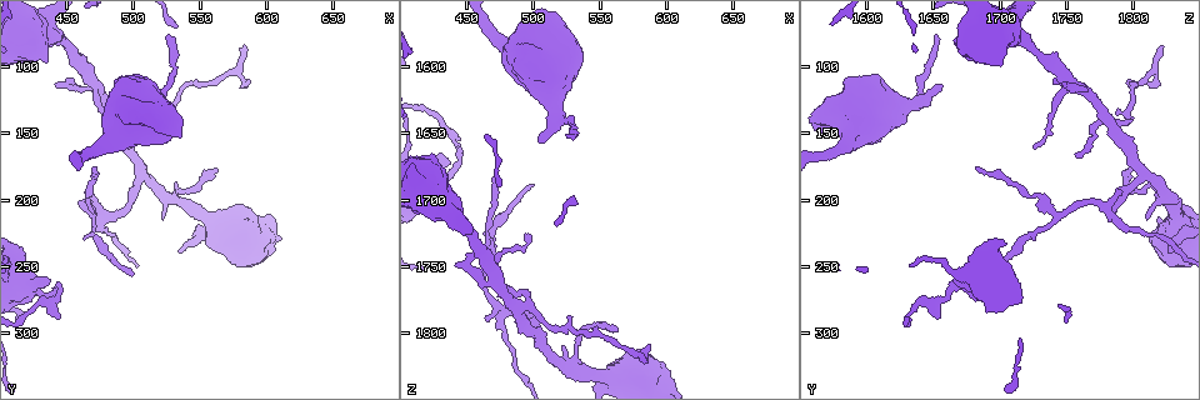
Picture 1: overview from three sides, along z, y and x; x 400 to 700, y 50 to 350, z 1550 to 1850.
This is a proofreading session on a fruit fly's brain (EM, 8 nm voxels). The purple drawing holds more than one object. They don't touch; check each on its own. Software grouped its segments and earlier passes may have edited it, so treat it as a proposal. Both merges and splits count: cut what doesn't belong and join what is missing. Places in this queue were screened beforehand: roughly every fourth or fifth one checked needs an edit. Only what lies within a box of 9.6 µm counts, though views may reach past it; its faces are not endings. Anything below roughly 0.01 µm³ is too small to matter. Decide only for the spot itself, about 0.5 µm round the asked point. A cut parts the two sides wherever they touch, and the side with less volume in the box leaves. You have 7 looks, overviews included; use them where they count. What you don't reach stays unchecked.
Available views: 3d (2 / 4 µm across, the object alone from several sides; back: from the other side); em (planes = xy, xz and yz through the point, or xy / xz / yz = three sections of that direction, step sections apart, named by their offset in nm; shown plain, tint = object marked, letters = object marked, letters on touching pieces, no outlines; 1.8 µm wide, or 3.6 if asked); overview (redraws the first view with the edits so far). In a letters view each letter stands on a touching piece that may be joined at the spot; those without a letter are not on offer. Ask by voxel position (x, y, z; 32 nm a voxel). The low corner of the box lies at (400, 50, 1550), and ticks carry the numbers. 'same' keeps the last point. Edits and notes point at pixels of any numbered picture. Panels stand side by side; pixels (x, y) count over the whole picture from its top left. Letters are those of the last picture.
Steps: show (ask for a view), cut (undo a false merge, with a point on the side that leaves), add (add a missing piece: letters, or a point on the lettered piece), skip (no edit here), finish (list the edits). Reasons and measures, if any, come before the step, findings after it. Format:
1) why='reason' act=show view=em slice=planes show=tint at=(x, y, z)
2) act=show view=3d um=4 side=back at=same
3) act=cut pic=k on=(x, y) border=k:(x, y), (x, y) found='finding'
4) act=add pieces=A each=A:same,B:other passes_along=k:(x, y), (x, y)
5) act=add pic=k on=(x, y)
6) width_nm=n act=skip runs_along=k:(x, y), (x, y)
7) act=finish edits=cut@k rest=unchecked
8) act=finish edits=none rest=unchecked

why='free end' act=show view=em slice=yz step=4 show=letters at=(508, 114, 1654)

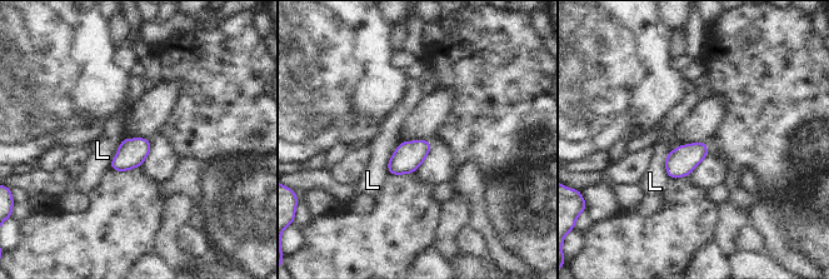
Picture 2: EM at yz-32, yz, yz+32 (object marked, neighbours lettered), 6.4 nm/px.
act=show view=em slice=planes show=letters at=same

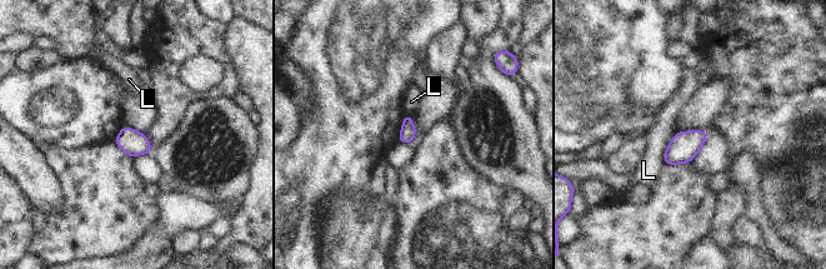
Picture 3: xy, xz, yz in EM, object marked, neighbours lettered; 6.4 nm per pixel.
act=skip each=L:other border=3:(677, 131), (665, 149), (662, 163) found='none of them fits'

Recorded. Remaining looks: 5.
why='four or more arms meet' act=show view=em slice=xy step=4 show=tint at=(474, 116, 1756)

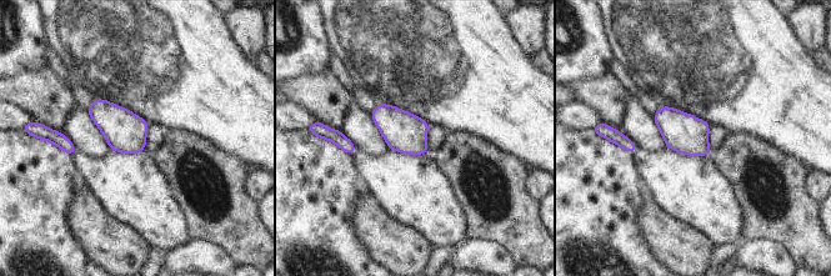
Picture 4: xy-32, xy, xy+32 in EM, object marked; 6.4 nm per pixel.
why='another direction' act=show view=em slice=planes show=letters at=same

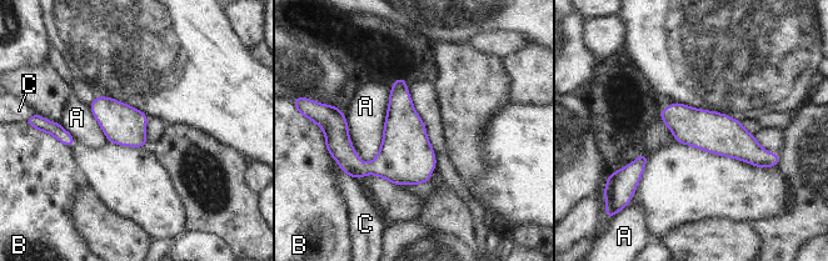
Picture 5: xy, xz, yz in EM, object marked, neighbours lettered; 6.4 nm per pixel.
width_nm=260 act=skip each=A:other,B:other,C:other border=5:(394, 80), (379, 151), (364, 164) found='continuous, no second cell'

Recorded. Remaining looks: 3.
why='abrupt turn' act=show view=em slice=xz step=4 show=tint at=(444, 268, 1670)

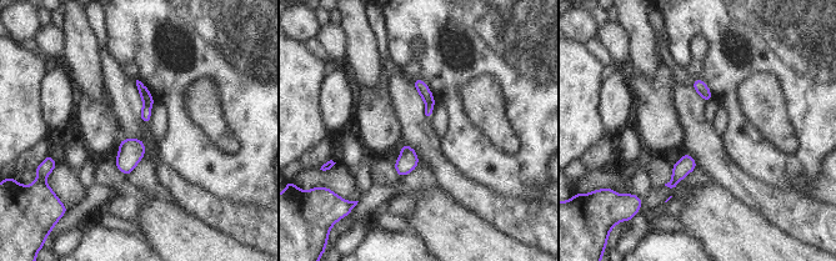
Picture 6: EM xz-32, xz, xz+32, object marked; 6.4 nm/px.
why='see the neighbours' act=show view=em slice=xz step=4 show=letters at=same

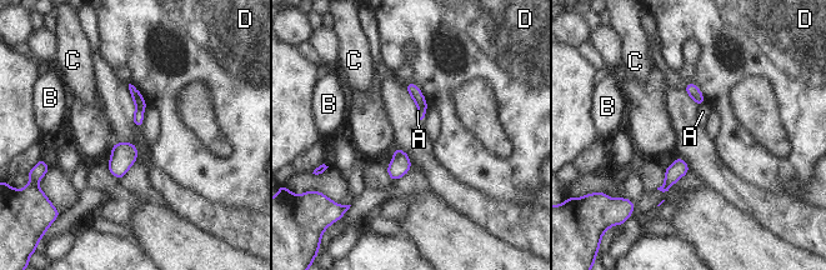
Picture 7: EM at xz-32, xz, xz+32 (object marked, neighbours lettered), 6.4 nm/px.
width_nm=80 act=add pieces=A each=A:same,B:other,C:other,D:other found='it goes on there'

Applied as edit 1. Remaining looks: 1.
act=finish edits=add@7 rest=unchecked

